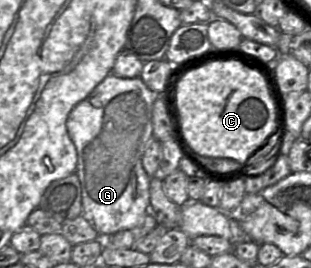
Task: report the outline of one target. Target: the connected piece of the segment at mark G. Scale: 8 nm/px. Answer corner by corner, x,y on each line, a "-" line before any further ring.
111,73
67,117
67,132
77,151
75,173
81,185
82,215
92,224
99,237
136,227
148,212
151,177
143,168
142,157
152,138
152,109
157,95
140,77
121,78

